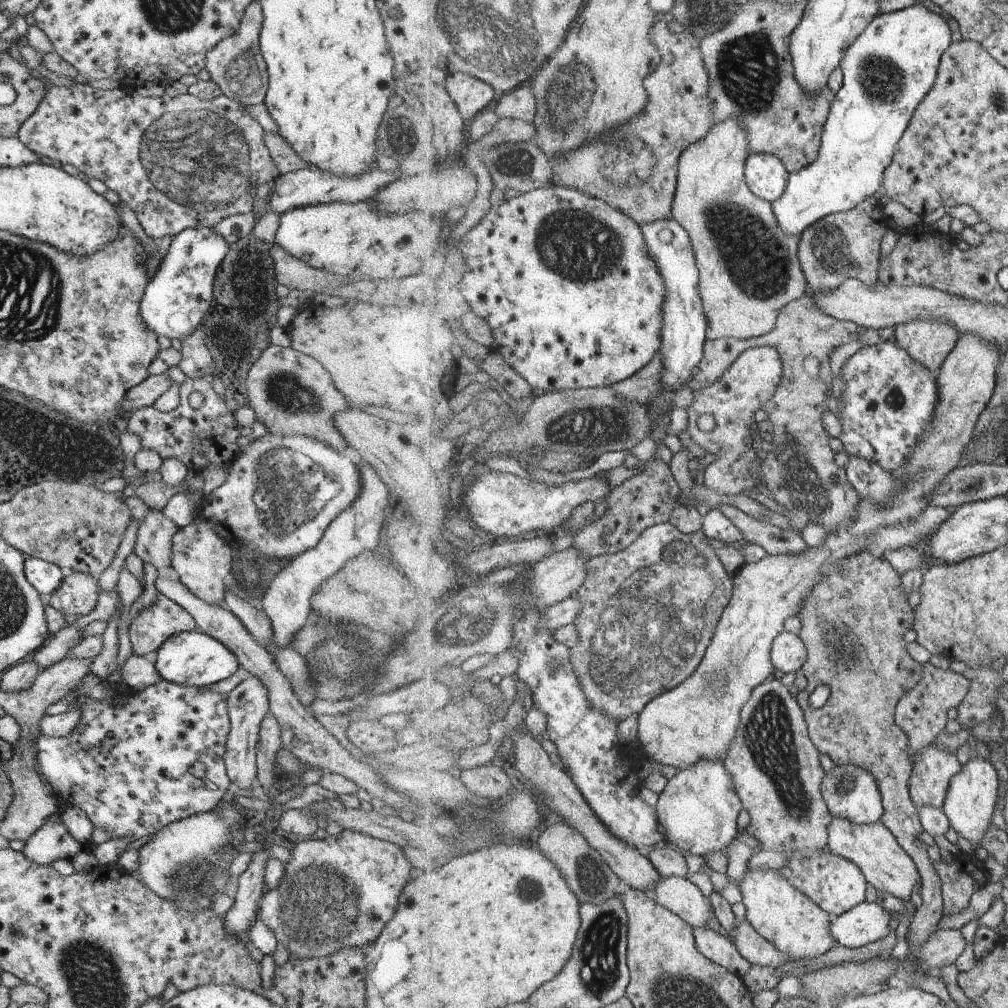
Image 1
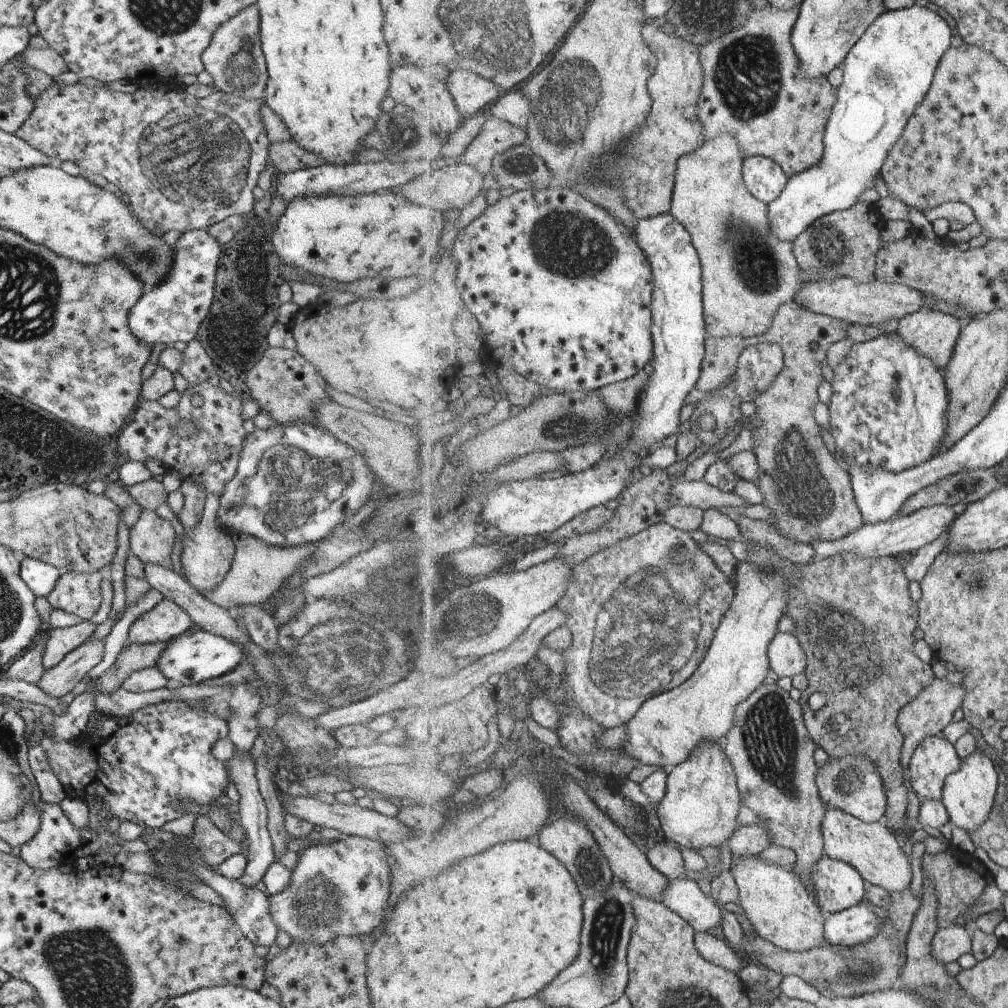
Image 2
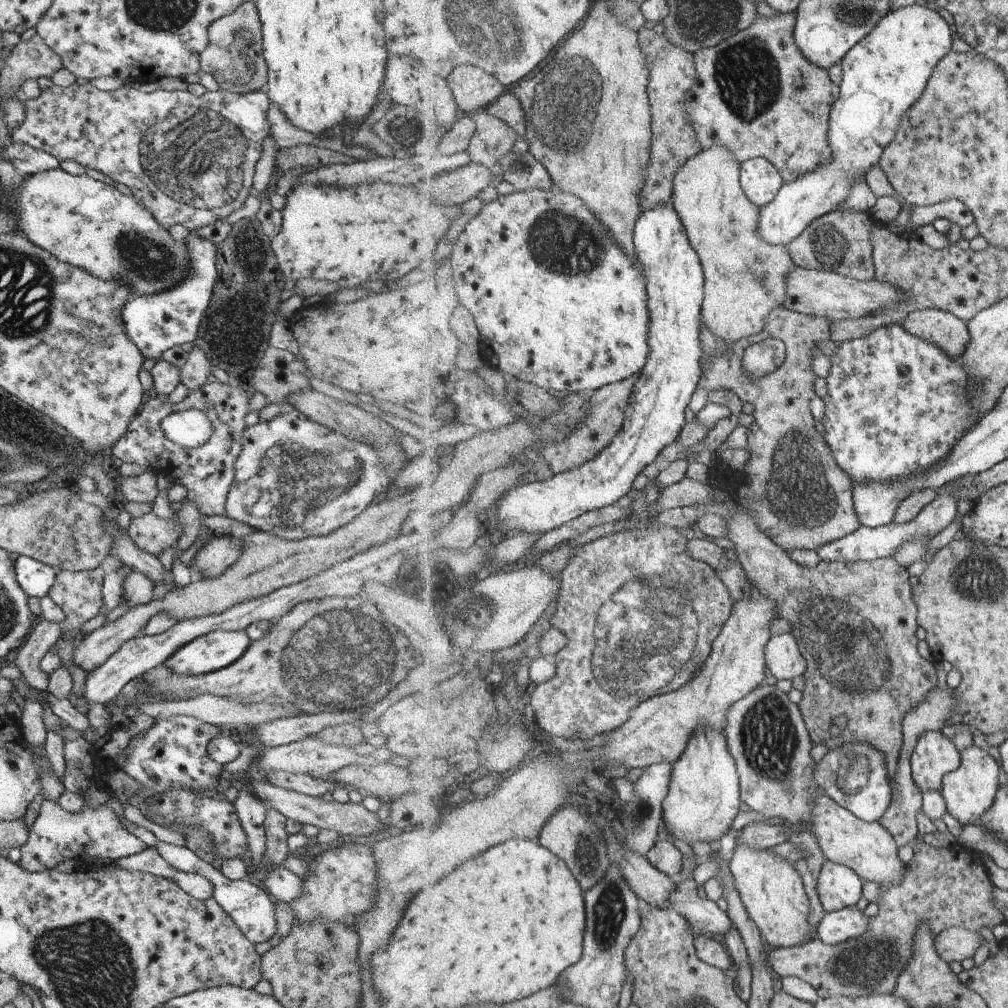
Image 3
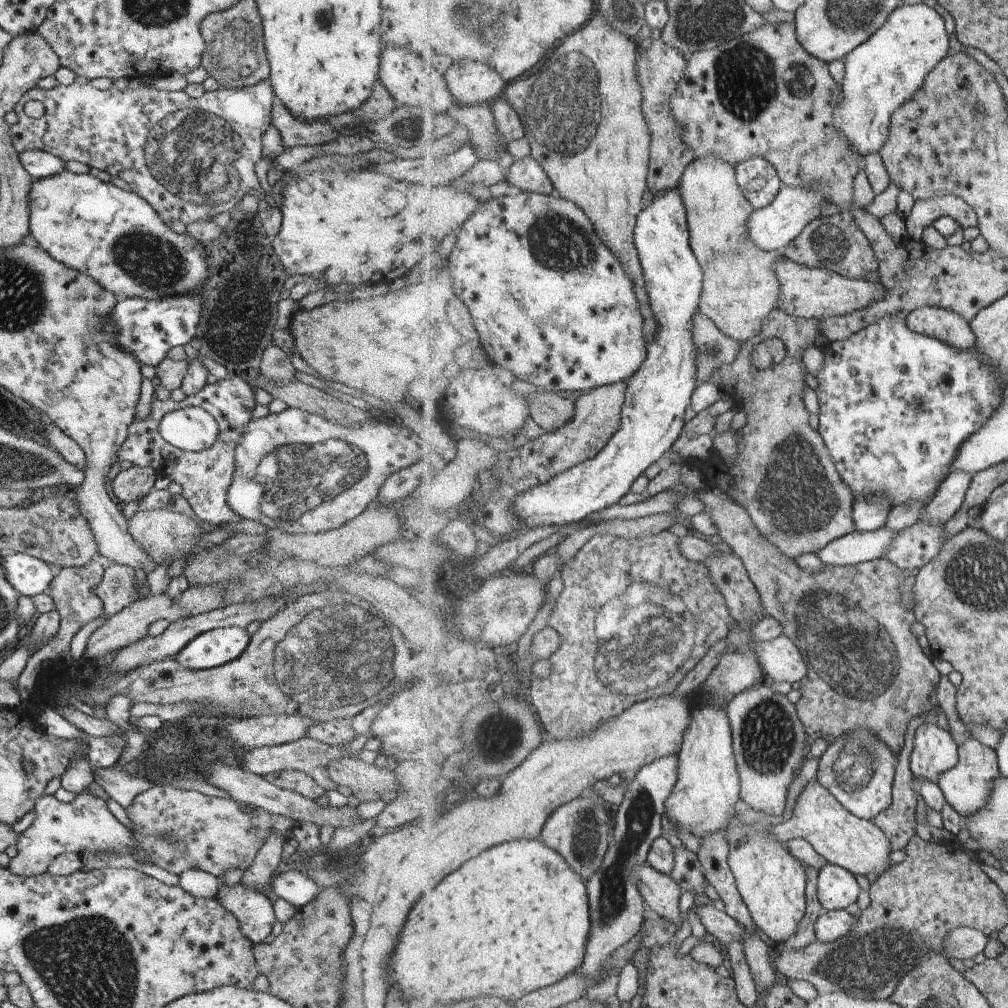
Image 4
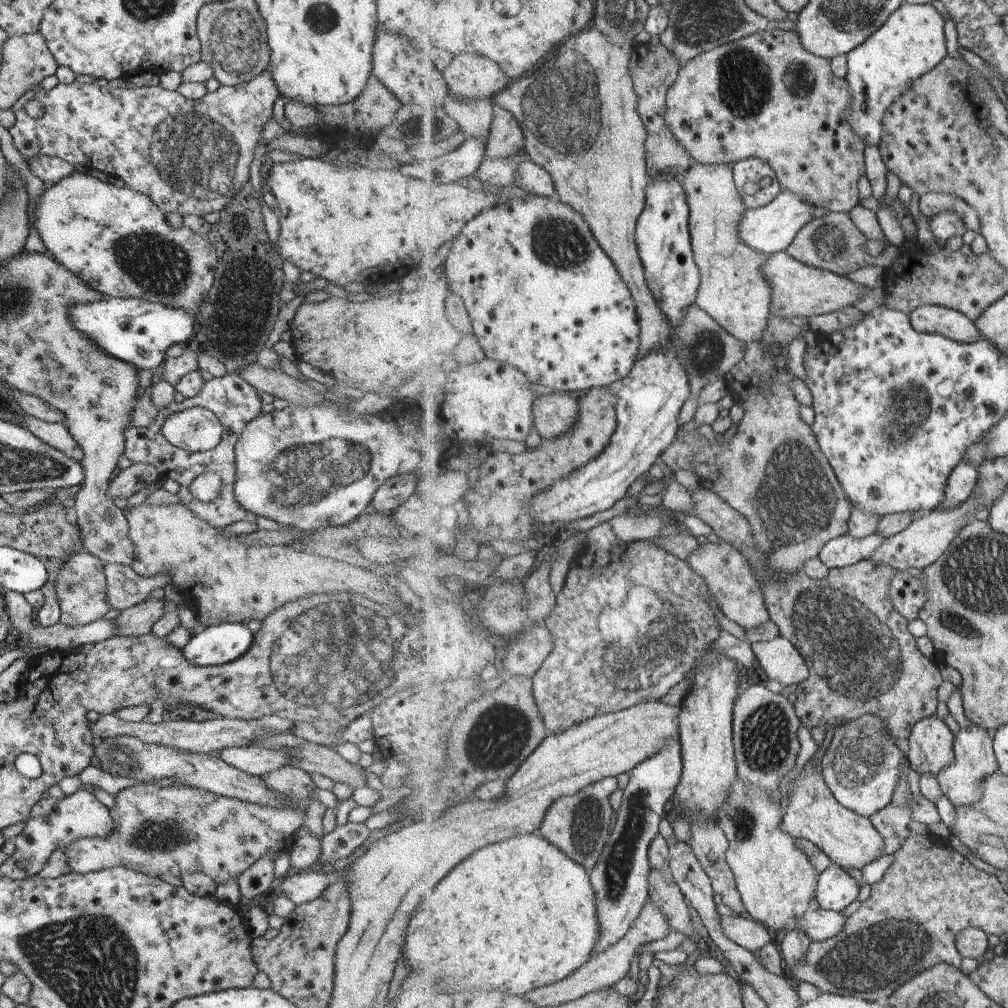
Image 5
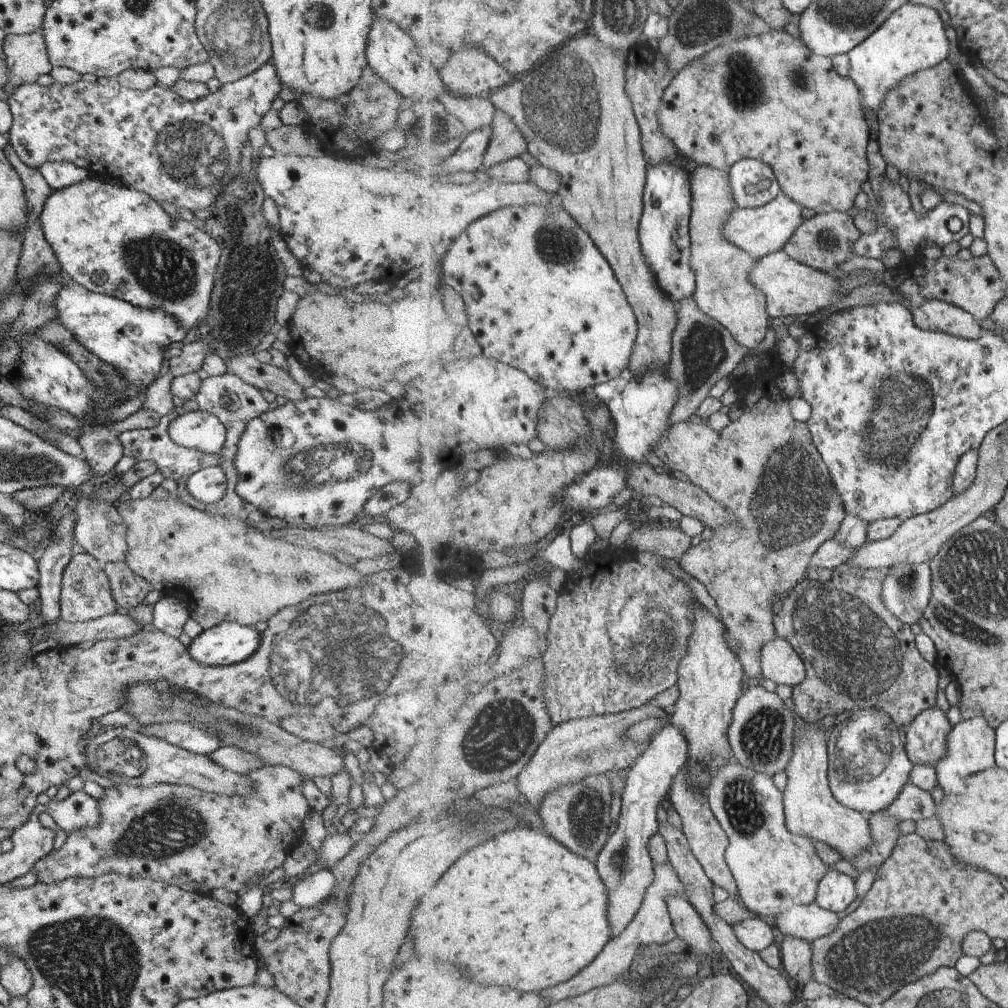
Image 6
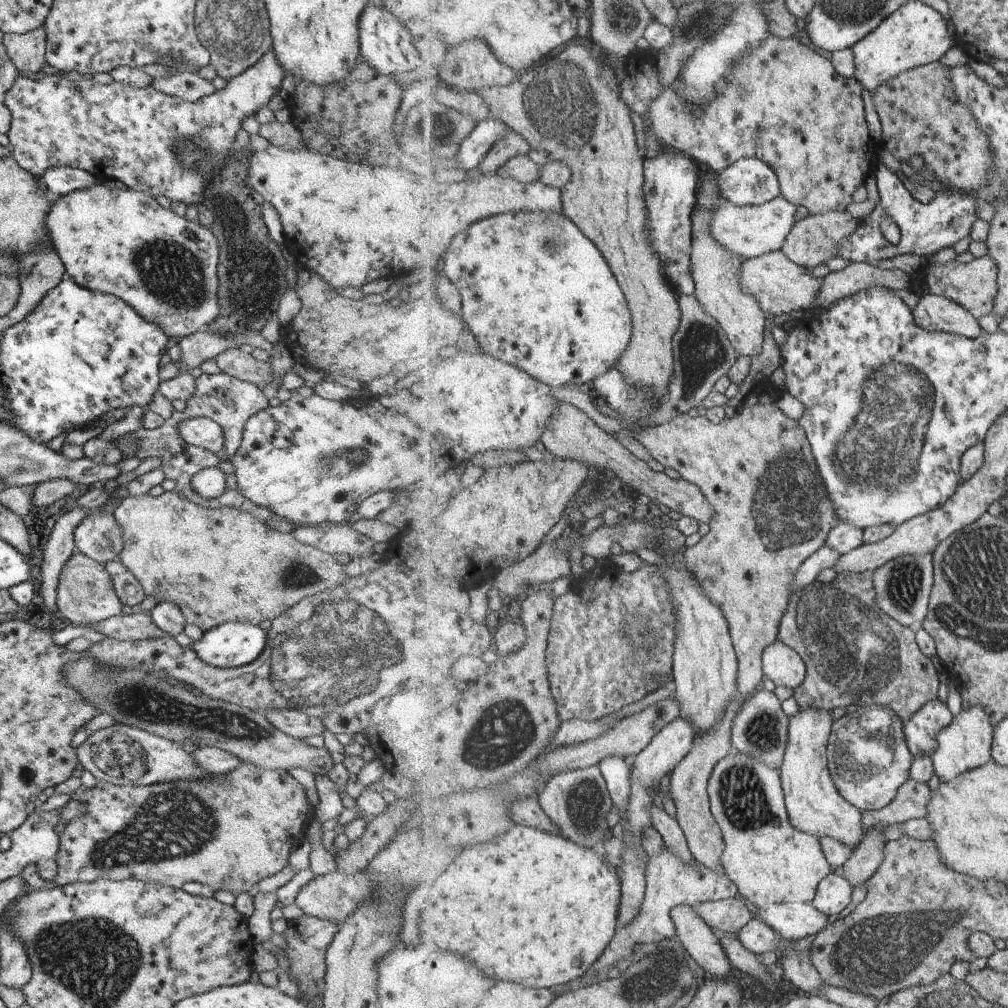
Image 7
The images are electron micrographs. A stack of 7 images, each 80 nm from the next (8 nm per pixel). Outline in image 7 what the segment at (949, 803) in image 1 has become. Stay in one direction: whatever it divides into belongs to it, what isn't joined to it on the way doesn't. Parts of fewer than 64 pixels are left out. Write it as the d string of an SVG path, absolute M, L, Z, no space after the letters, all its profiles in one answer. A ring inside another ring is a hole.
M973 707L966 711L961 710L953 722L939 733L939 748L934 752L932 761L941 784L955 783L964 772L978 769L994 760L994 727L983 707Z

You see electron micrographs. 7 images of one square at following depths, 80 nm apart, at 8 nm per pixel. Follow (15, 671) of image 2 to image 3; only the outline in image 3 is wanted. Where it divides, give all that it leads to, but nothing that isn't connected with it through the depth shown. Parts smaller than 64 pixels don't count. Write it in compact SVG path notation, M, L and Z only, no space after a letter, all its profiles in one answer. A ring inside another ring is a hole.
M40 619L31 628L21 648L12 661L20 674L19 678L38 691L46 690L46 674L38 665L43 655L49 651L60 638L61 626L57 623L47 622Z

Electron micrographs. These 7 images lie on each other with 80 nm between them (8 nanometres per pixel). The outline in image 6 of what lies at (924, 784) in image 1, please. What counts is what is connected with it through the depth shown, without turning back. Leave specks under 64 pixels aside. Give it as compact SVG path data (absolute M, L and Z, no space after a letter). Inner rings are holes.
M939 708L923 711L905 731L906 749L915 765L936 764L948 755L948 737L954 727Z

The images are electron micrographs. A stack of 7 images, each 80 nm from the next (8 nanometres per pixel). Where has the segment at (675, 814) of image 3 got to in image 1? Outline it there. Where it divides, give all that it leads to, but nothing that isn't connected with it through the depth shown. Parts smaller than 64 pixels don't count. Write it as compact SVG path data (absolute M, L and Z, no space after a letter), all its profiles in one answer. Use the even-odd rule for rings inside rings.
M721 760L701 761L689 768L679 770L669 781L667 788L657 801L660 824L663 826L667 842L671 842L685 854L704 857L711 852L723 852L741 831L737 828L737 818L744 809L738 792L734 790L734 780Z

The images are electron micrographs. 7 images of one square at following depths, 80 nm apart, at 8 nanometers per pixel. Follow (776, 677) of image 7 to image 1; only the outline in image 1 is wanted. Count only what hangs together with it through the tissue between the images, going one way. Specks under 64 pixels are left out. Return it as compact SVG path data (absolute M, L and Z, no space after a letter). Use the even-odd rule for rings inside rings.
M783 631L774 640L772 659L776 666L777 675L799 672L808 659L806 641L801 635Z

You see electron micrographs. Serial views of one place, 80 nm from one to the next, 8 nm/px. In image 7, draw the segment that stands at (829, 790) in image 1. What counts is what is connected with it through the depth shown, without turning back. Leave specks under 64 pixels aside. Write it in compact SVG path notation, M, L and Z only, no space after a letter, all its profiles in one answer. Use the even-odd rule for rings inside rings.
M860 705L859 712L851 712L847 720L839 720L839 724L835 724L829 768L843 798L861 812L878 811L889 806L897 798L899 789L911 778L910 770L915 758L904 726L904 720L891 707L860 708Z

